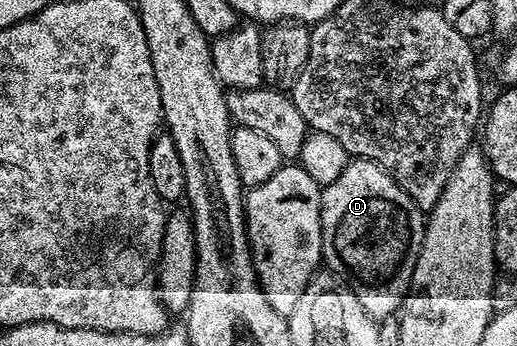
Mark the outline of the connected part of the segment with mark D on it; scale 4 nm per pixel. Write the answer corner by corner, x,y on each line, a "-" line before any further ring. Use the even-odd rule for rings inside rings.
356,158
348,161
345,172
333,180
333,184
322,187
319,199
321,200
321,236
323,237
323,262
330,273
336,274
348,288
361,300
361,308
369,312
369,316
376,320
387,320
392,316
398,315
402,304
403,297
411,289
411,277
413,268
417,264
417,256
421,252
423,243
423,231
425,229
425,214
417,208
417,204
399,187
393,179
384,172
376,162
366,162
364,158

